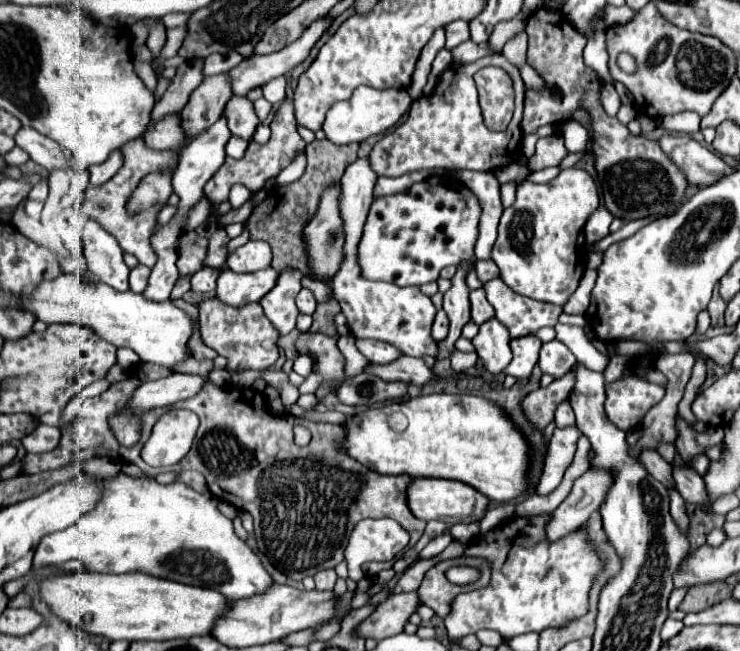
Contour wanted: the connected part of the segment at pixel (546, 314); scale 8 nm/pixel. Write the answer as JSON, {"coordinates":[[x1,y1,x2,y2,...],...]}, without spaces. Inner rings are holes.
{"coordinates":[[501,276,485,282,483,288,487,292,487,300,495,308,495,318,499,318,499,322,507,326,511,338,529,336,541,328,554,327,559,314,563,312,561,306,535,302,533,298,515,294,515,290,503,284]]}

